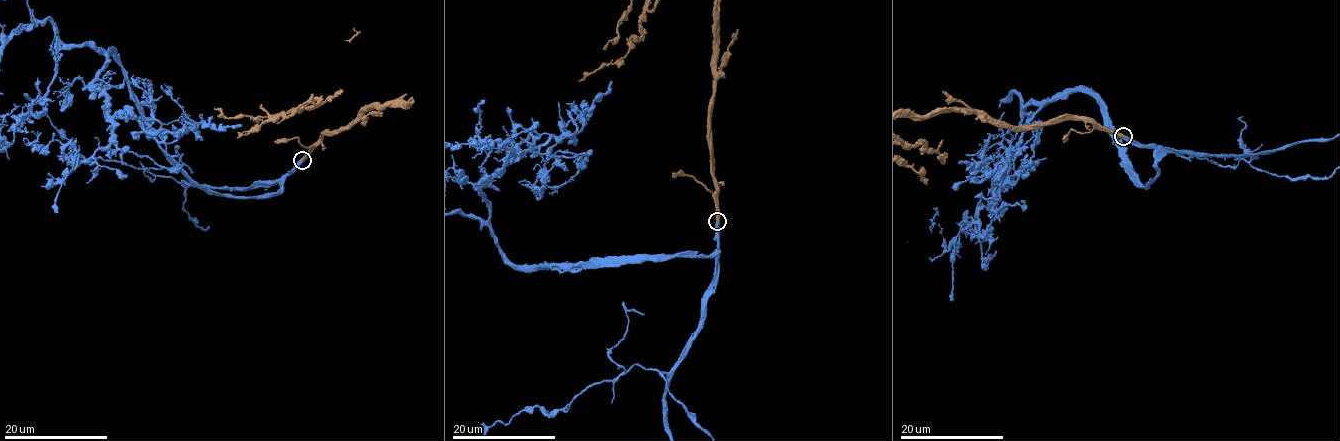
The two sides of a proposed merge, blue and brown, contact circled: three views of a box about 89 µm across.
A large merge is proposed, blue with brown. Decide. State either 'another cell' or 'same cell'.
same cell

